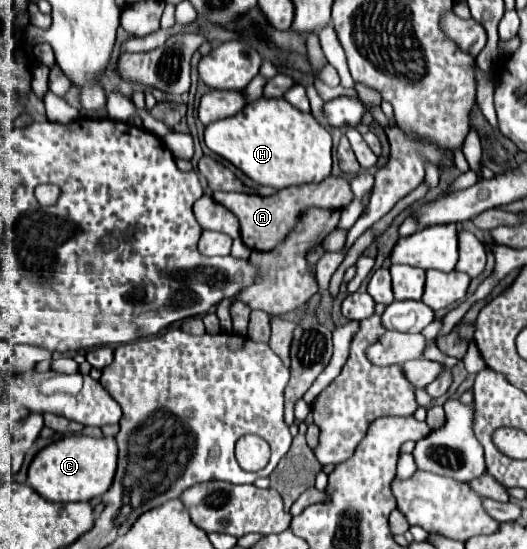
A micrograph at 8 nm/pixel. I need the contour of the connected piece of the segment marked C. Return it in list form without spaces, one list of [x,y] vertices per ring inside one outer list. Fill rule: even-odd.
[[[66,435],[38,451],[28,467],[28,485],[48,501],[90,501],[110,487],[116,471],[116,457],[118,447],[114,437],[98,439],[86,435]]]

